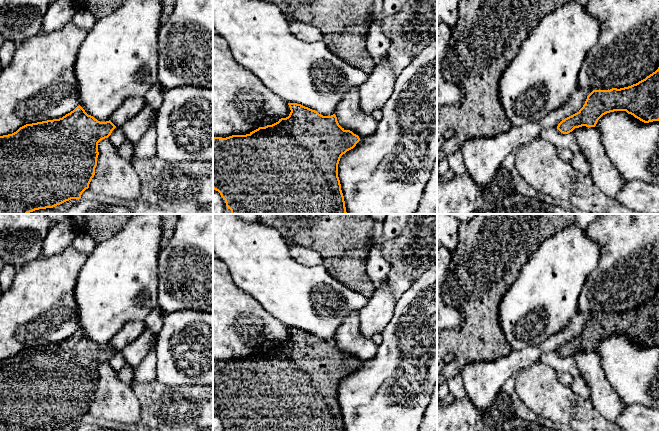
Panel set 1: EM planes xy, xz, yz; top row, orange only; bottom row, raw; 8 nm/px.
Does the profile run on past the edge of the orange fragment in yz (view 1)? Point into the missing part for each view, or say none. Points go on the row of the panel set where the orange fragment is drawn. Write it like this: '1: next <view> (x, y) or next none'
1: next none

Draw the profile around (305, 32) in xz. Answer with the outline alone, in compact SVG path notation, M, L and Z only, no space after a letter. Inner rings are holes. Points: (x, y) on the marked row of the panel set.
M293 22L290 24L290 31L301 41L306 43L314 43L323 41L322 32L304 22Z

